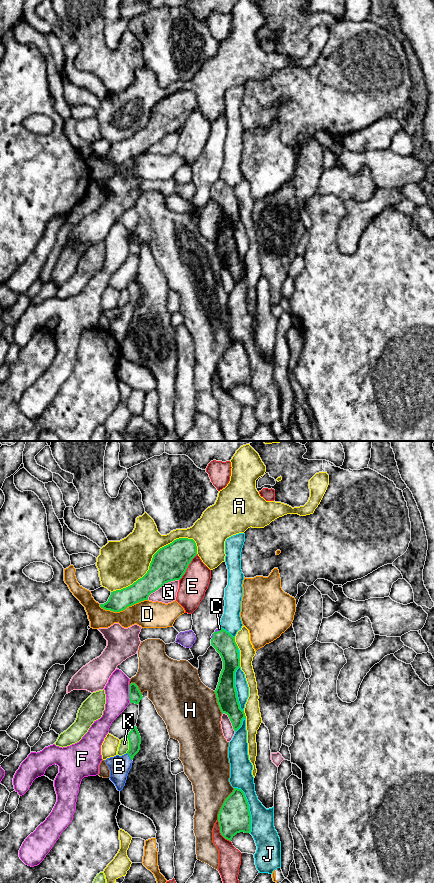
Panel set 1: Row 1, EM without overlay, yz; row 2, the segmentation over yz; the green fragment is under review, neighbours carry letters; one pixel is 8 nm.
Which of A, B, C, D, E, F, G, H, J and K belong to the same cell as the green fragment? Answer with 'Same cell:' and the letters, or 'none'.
Same cell: B, C

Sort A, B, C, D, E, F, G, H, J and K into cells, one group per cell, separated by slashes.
A / B C / D / E / F / G / H / J / K

